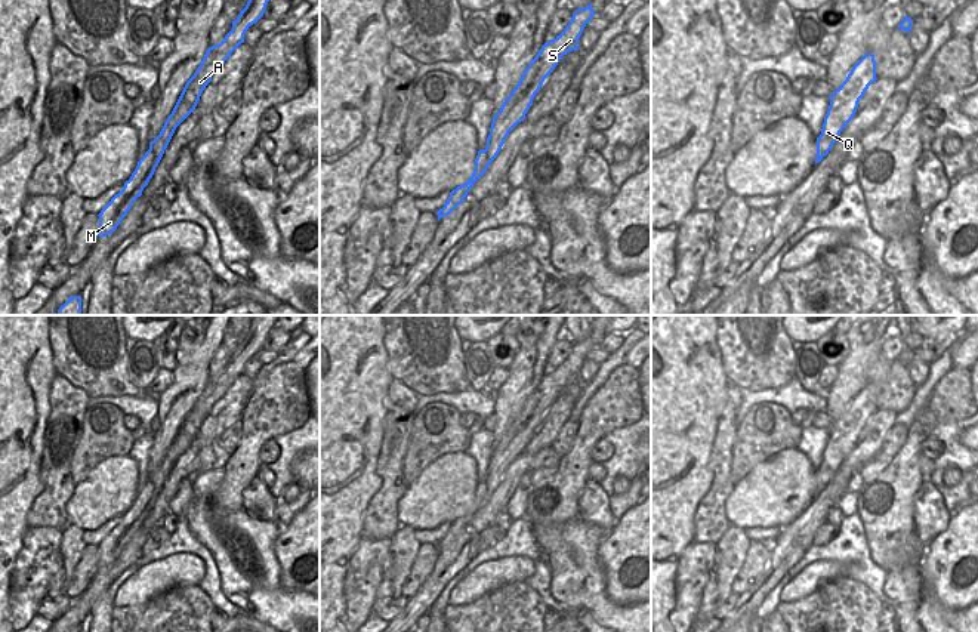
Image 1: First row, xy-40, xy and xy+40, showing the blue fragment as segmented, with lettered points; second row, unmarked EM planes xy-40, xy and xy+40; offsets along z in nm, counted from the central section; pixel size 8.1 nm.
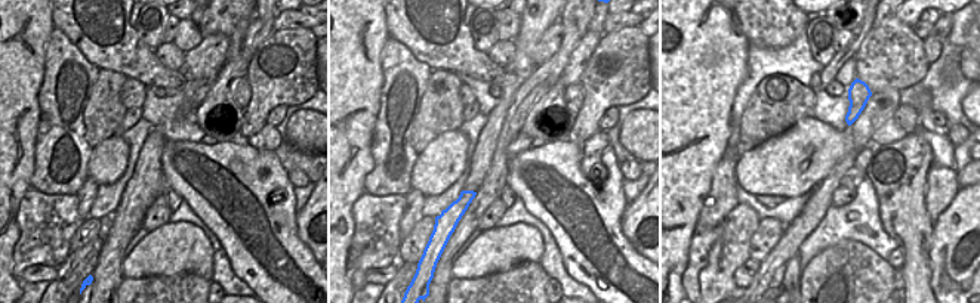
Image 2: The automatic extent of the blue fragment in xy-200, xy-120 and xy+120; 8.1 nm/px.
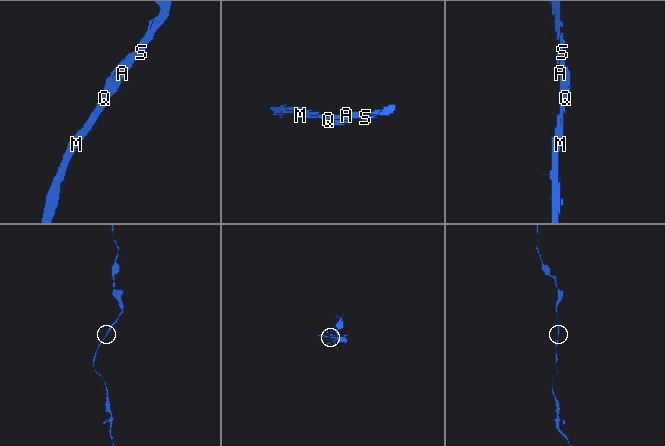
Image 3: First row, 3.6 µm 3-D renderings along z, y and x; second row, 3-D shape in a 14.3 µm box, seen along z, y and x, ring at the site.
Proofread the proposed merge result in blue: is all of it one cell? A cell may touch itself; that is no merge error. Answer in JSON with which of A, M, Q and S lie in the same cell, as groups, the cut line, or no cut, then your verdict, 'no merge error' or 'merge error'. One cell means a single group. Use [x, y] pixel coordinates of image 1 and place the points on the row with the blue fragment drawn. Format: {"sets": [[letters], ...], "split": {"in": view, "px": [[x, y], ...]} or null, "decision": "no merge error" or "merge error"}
{"sets": [["A", "M", "Q", "S"]], "split": null, "decision": "no merge error"}

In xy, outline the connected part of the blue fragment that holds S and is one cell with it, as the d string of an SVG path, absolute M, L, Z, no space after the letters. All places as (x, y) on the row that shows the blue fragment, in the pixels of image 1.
M592 3L583 9L577 9L564 31L542 46L536 58L524 70L522 77L512 93L494 114L487 138L487 147L478 151L472 176L466 184L450 192L444 207L436 212L438 221L448 216L459 204L462 204L473 184L487 172L487 167L500 152L509 132L525 120L525 114L528 112L536 93L562 56L570 50L579 50L579 38L593 15Z

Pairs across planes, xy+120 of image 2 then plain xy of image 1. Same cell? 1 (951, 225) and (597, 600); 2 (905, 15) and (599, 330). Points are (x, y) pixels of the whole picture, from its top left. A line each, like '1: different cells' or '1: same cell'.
1: different cells
2: same cell

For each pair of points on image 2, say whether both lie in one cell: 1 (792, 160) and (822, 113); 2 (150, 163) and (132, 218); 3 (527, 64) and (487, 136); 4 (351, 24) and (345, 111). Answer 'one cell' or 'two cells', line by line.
1: two cells
2: one cell
3: one cell
4: one cell

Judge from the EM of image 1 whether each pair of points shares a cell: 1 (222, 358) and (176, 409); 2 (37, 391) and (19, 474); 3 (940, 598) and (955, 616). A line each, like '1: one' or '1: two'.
1: two
2: one
3: two

